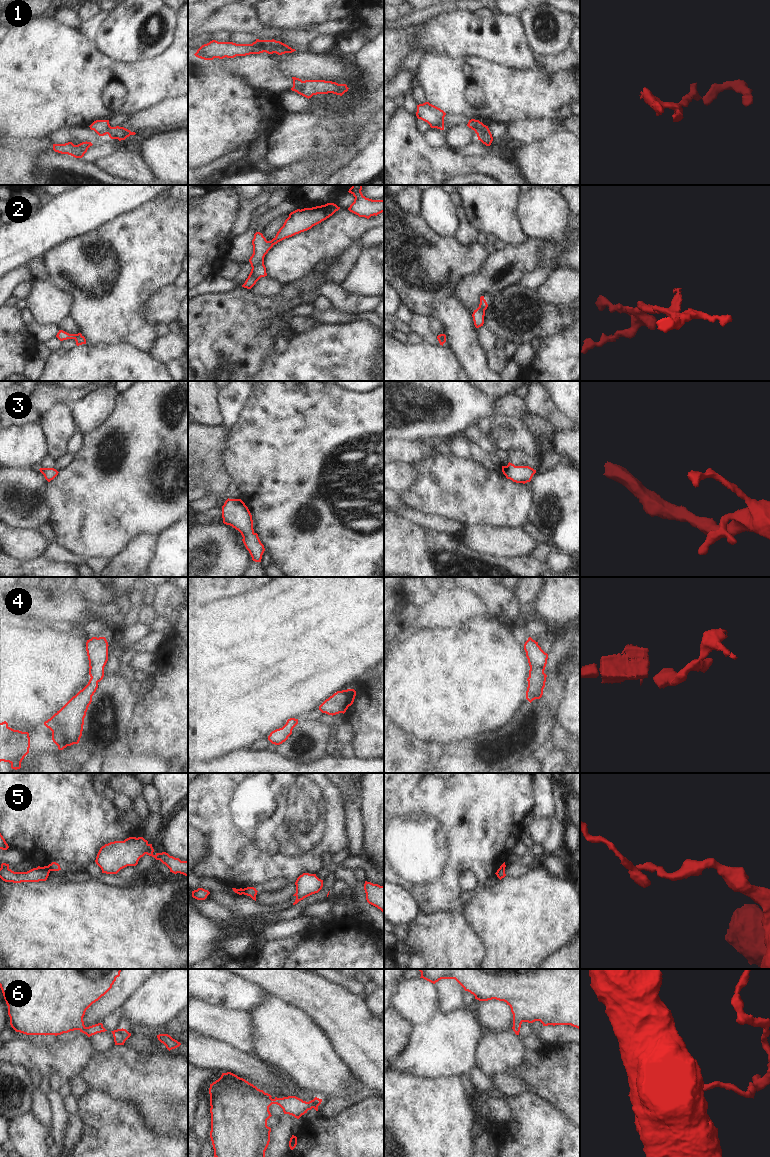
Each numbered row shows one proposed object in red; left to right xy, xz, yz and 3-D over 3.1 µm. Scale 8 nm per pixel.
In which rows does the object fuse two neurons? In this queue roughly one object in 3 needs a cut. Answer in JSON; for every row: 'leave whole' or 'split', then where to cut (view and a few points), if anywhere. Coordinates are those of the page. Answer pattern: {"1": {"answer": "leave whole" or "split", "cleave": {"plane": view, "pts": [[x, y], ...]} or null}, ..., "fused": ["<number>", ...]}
{"1": {"answer": "split", "cleave": {"plane": "xz", "pts": [[303, 81], [303, 86], [296, 91]]}}, "2": {"answer": "leave whole", "cleave": null}, "3": {"answer": "leave whole", "cleave": null}, "4": {"answer": "leave whole", "cleave": null}, "5": {"answer": "split", "cleave": {"plane": "xy", "pts": [[45, 866], [50, 870]]}}, "6": {"answer": "leave whole", "cleave": null}, "fused": ["1", "5"]}

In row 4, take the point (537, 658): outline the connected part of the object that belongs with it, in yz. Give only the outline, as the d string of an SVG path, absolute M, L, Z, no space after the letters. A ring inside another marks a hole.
M531 637L524 644L524 650L530 666L526 699L531 703L543 695L547 675L544 673L548 654L545 653L538 642Z

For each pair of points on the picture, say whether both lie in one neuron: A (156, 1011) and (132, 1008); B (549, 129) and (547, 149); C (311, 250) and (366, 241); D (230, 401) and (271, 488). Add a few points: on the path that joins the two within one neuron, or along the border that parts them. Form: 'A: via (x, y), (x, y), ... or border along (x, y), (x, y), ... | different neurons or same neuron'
A: via (150, 1008), (138, 1008) | same neuron
B: border along (555, 131), (539, 141), (526, 145) | different neurons
C: border along (373, 226), (358, 238) | different neurons
D: border along (250, 398), (240, 419), (230, 427) | different neurons

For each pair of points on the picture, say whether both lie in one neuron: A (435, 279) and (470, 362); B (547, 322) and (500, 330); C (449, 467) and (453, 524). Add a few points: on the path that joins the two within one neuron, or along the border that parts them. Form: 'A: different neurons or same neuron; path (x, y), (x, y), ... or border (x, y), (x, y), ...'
A: same neuron; path (438, 300), (458, 322), (463, 341)
B: same neuron; path (535, 327), (531, 331), (512, 330)
C: different neurons; border (430, 513), (457, 518), (466, 526)

